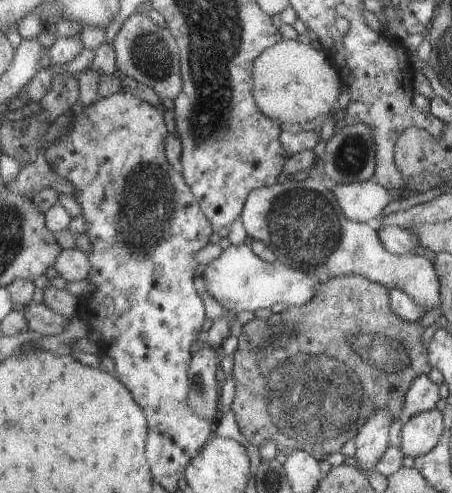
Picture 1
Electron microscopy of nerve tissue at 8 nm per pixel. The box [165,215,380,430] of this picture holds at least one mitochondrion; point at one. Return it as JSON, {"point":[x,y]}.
{"point":[202,386]}

